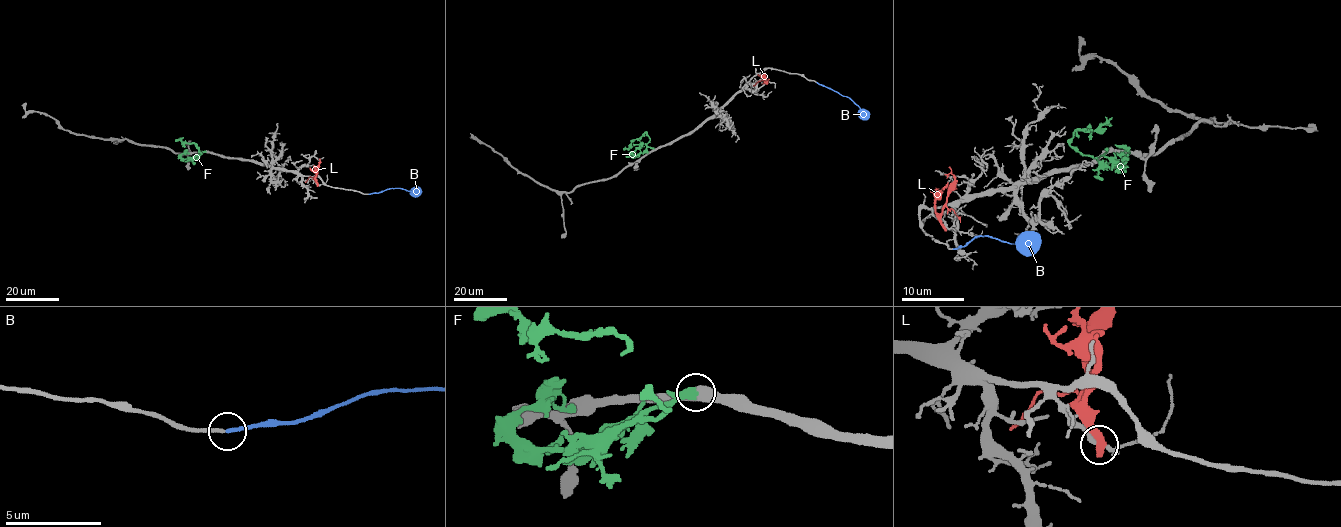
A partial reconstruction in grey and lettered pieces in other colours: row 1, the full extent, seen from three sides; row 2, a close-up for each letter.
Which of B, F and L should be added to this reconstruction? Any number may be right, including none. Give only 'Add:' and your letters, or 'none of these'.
Add: B

